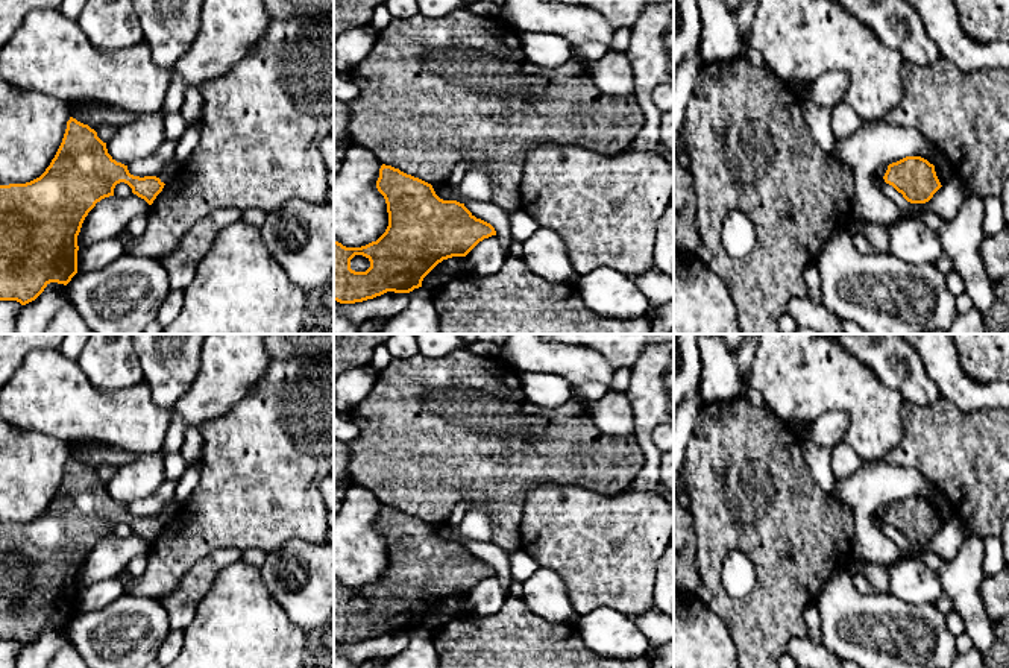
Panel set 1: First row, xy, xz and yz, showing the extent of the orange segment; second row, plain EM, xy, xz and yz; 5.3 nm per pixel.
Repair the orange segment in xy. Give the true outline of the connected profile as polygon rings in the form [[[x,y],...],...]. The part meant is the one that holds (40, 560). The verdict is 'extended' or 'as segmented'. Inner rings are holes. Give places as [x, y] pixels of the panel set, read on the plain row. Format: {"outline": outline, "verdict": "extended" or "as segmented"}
{"outline": [[[70,457],[62,483],[46,512],[26,524],[0,525],[0,641],[26,645],[50,622],[67,625],[77,613],[77,575],[88,553],[124,522],[149,545],[162,531],[156,516],[134,516],[117,503],[94,469]]], "verdict": "as segmented"}

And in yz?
{"outline": [[[906,496],[888,506],[883,516],[910,544],[926,544],[942,527],[935,506],[921,496]]], "verdict": "as segmented"}

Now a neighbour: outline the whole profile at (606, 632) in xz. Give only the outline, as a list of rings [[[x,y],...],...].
[[[607,606],[580,615],[574,625],[584,645],[602,657],[637,659],[651,656],[654,648],[630,616]]]

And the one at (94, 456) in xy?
[[[105,445],[71,448],[71,457],[83,465],[88,465],[94,471],[105,465],[121,468],[134,460],[134,457],[124,451]]]

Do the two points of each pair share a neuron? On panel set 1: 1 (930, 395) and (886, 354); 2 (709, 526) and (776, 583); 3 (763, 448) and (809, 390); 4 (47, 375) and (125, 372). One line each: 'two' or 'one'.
1: one
2: one
3: two
4: two

